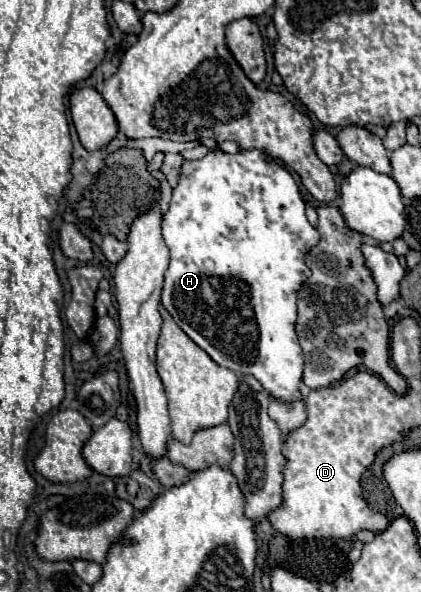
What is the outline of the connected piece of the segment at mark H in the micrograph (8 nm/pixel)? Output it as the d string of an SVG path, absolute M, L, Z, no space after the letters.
M211 149L203 159L199 161L183 161L179 183L173 189L173 197L169 203L167 213L163 215L163 239L169 247L171 261L169 269L165 271L165 285L163 285L163 297L161 303L173 317L173 321L221 367L227 367L239 375L253 375L261 381L265 391L281 401L295 401L301 399L301 373L303 373L303 351L297 341L295 333L295 321L297 321L297 295L303 283L309 279L309 267L305 265L305 255L311 251L311 247L317 245L319 233L309 225L305 217L305 203L301 199L299 187L291 173L277 161L267 159L267 155L259 149L247 149L239 151L235 155L229 155L225 151Z

